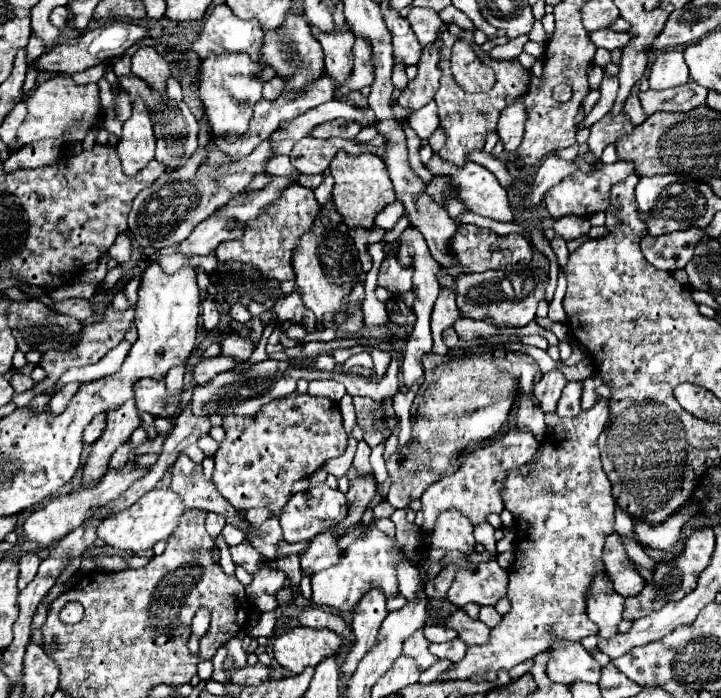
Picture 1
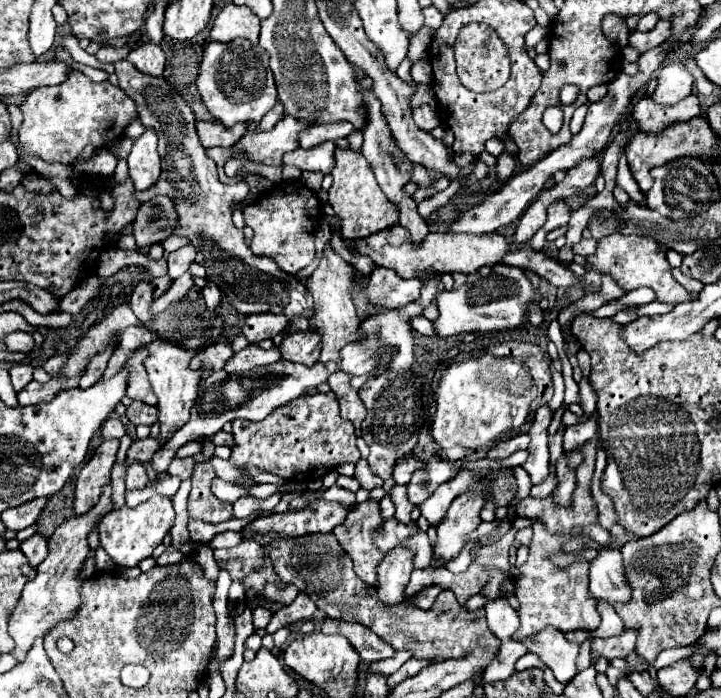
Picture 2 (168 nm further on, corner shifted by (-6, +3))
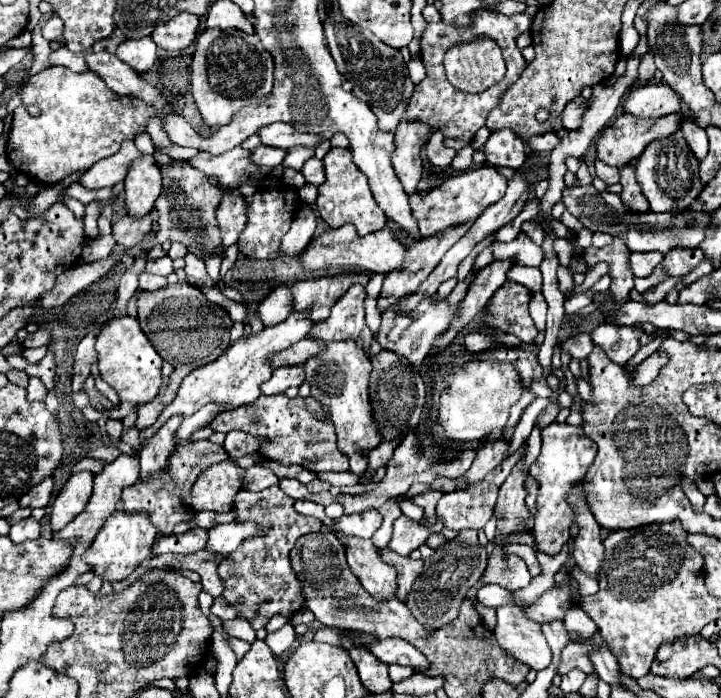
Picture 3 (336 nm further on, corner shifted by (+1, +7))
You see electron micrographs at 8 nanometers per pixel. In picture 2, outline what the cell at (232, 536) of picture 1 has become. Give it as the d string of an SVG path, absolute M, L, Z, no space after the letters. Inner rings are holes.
M225 531L225 533L219 533L215 535L211 541L209 541L209 547L211 549L221 549L221 547L235 547L241 543L241 535L237 531Z

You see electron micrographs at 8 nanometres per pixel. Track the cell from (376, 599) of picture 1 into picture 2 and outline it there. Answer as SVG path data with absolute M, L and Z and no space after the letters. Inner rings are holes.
M397 545L385 553L379 565L379 599L387 605L397 605L405 599L405 587L413 571L415 551L407 545Z

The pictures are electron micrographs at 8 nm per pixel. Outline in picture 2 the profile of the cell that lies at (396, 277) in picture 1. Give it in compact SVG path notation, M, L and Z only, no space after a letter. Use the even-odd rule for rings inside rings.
M375 267L367 283L367 301L373 307L381 309L399 309L411 301L419 299L421 281L419 279L401 279L391 277L389 269ZM415 283L415 285L413 285Z

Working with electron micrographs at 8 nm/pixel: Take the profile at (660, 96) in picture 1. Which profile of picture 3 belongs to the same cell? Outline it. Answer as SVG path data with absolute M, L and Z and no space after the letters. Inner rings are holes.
M680 111L658 117L658 119L642 119L642 117L636 117L632 113L622 113L608 123L606 131L600 133L600 139L596 143L598 159L602 159L604 163L620 169L626 163L630 163L632 159L636 159L648 143L652 143L654 139L660 139L660 137L668 137L668 135L676 133L680 127L682 127L682 113Z

